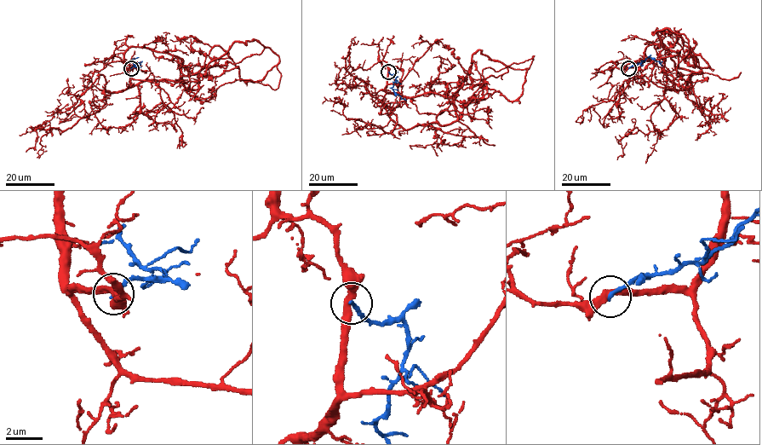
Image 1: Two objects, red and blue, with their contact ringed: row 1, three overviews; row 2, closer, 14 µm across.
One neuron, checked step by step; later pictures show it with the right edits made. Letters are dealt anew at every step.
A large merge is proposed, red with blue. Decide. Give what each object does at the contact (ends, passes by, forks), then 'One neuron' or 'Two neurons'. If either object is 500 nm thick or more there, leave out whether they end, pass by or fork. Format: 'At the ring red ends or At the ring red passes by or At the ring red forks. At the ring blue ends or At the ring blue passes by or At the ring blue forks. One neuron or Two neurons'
At the ring red passes by. At the ring blue ends. Two neurons

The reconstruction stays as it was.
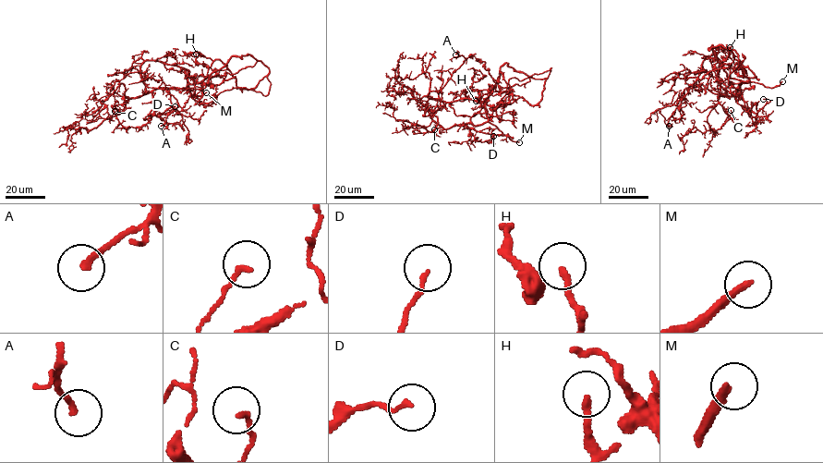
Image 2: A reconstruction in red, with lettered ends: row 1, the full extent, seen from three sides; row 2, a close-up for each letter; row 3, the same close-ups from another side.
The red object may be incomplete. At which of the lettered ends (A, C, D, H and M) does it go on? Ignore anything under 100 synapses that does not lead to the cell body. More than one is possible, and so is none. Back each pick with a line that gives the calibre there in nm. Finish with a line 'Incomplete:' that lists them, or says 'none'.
M: 240 nm thick
Incomplete: M

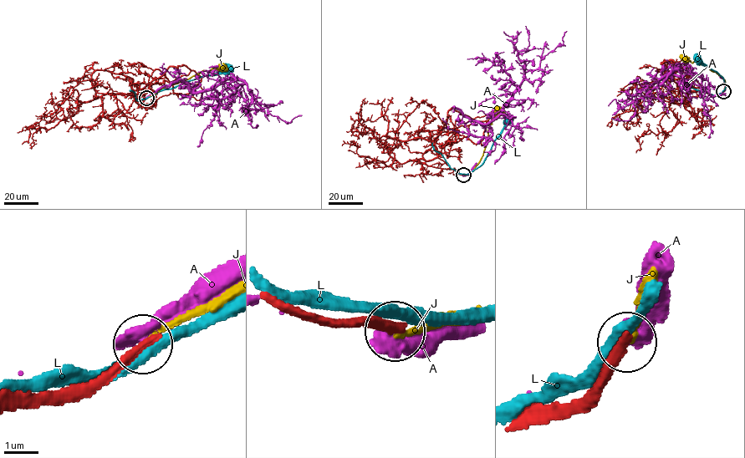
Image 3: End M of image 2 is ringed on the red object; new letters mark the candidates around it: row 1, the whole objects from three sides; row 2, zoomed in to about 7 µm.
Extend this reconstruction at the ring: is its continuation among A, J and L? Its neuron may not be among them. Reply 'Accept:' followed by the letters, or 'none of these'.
Accept: J

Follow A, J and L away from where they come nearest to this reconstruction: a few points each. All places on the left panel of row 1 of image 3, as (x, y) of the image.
A: (146, 97), (162, 86), (186, 95), (200, 84), (194, 92), (238, 78), (271, 114), (289, 123), (302, 115)
J: (147, 98), (203, 70), (221, 68)
L: (146, 98), (187, 81), (227, 69)

